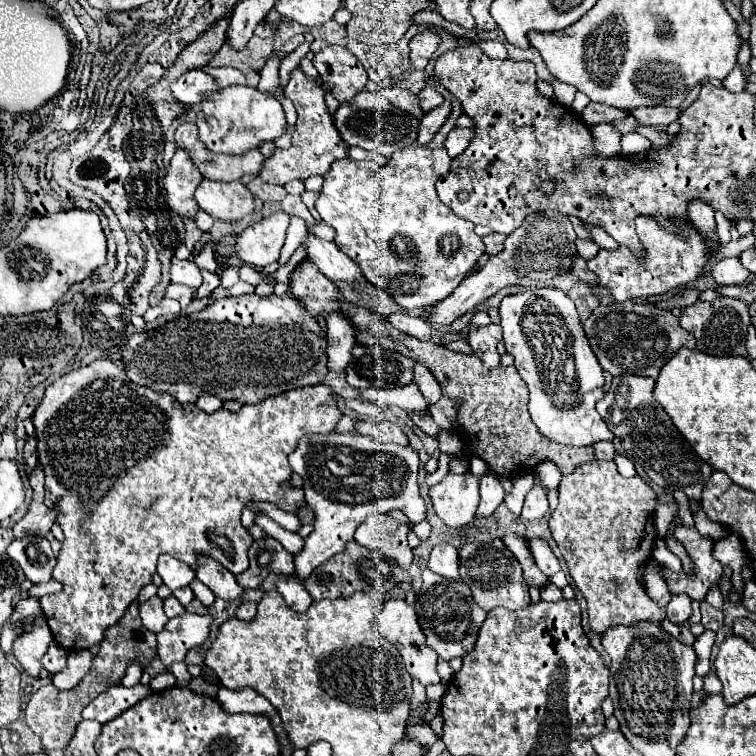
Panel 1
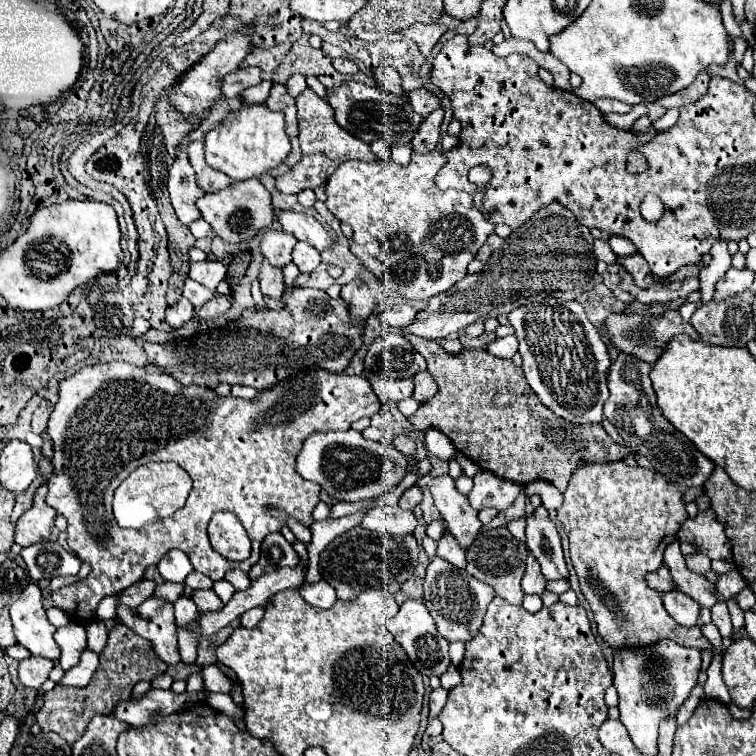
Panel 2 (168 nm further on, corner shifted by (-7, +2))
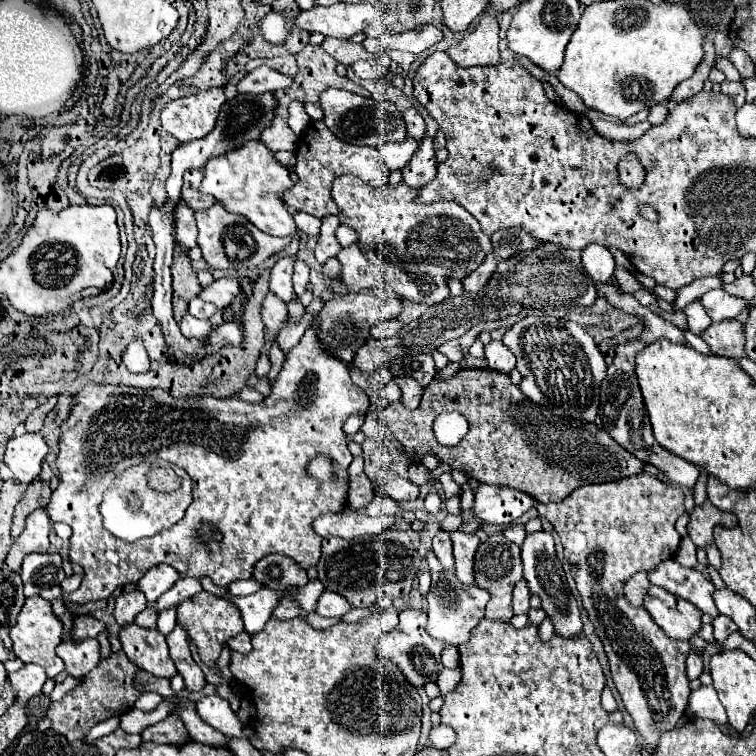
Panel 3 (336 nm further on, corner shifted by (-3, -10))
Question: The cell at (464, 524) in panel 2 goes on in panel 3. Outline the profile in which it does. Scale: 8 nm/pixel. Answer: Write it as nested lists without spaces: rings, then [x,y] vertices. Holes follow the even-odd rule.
[[[457,530],[449,532],[453,540],[453,556],[455,556],[455,574],[461,584],[475,584],[473,574],[473,556],[479,546],[479,538],[471,534],[461,534]]]

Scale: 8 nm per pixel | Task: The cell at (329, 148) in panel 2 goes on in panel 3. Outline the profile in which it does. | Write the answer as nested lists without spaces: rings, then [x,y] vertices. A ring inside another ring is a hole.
[[[323,120],[311,122],[309,130],[301,136],[299,148],[297,148],[295,172],[299,176],[299,182],[283,194],[283,202],[295,210],[313,214],[317,218],[325,218],[329,214],[339,216],[339,206],[331,200],[331,184],[337,176],[355,174],[373,188],[383,188],[383,186],[387,186],[387,180],[389,180],[389,168],[387,168],[379,148],[345,144],[325,126]]]

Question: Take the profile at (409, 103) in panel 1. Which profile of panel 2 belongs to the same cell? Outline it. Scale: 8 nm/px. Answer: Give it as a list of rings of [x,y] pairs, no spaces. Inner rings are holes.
[[[379,68],[375,72],[375,78],[377,78],[377,82],[379,82],[379,86],[383,90],[387,90],[387,92],[391,92],[395,96],[407,98],[407,94],[405,94],[405,90],[401,86],[401,76],[399,76],[399,72],[395,68],[391,68],[391,70],[389,68]]]

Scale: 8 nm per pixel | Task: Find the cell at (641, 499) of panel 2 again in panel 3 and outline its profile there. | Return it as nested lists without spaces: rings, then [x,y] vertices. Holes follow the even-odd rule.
[[[643,472],[617,482],[587,484],[561,502],[537,504],[535,508],[539,516],[553,524],[561,538],[583,606],[605,646],[615,688],[633,718],[633,728],[653,752],[659,736],[673,730],[687,708],[691,688],[685,674],[685,658],[691,644],[665,636],[647,610],[635,608],[625,600],[623,584],[635,572],[647,572],[675,556],[681,542],[675,520],[685,512],[683,492]]]

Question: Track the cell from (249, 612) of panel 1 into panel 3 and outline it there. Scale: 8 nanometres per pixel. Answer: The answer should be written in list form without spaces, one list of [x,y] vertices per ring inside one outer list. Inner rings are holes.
[[[241,632],[239,636],[233,636],[227,646],[239,654],[249,654],[251,652],[251,642],[249,642],[249,634],[247,632]]]

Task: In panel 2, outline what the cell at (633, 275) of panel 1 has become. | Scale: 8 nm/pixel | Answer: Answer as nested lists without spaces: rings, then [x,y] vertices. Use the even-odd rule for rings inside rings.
[[[639,252],[631,254],[631,256],[619,256],[617,264],[621,264],[631,276],[635,286],[639,288],[649,288],[651,284],[661,284],[661,286],[669,286],[669,278],[661,278],[661,280],[653,280],[653,272],[649,270],[647,262],[643,260],[643,256]]]

